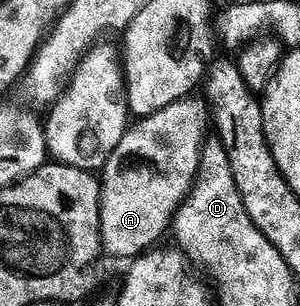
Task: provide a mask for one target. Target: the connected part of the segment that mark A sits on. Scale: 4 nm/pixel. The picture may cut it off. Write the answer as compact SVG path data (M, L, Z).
M185 99L182 101L175 101L170 107L166 107L162 111L158 111L154 115L137 120L135 124L127 130L121 143L119 143L117 150L114 151L112 157L110 157L109 162L106 163L104 169L102 170L102 184L101 189L101 207L103 211L103 248L109 253L112 252L116 257L128 257L127 259L135 259L151 250L153 247L159 246L160 240L164 237L164 232L171 230L173 228L174 222L176 220L177 213L185 205L185 202L192 195L193 189L195 189L200 176L200 168L202 162L205 160L205 150L206 142L209 140L208 137L208 125L210 129L210 109L203 100L192 101L196 99Z

